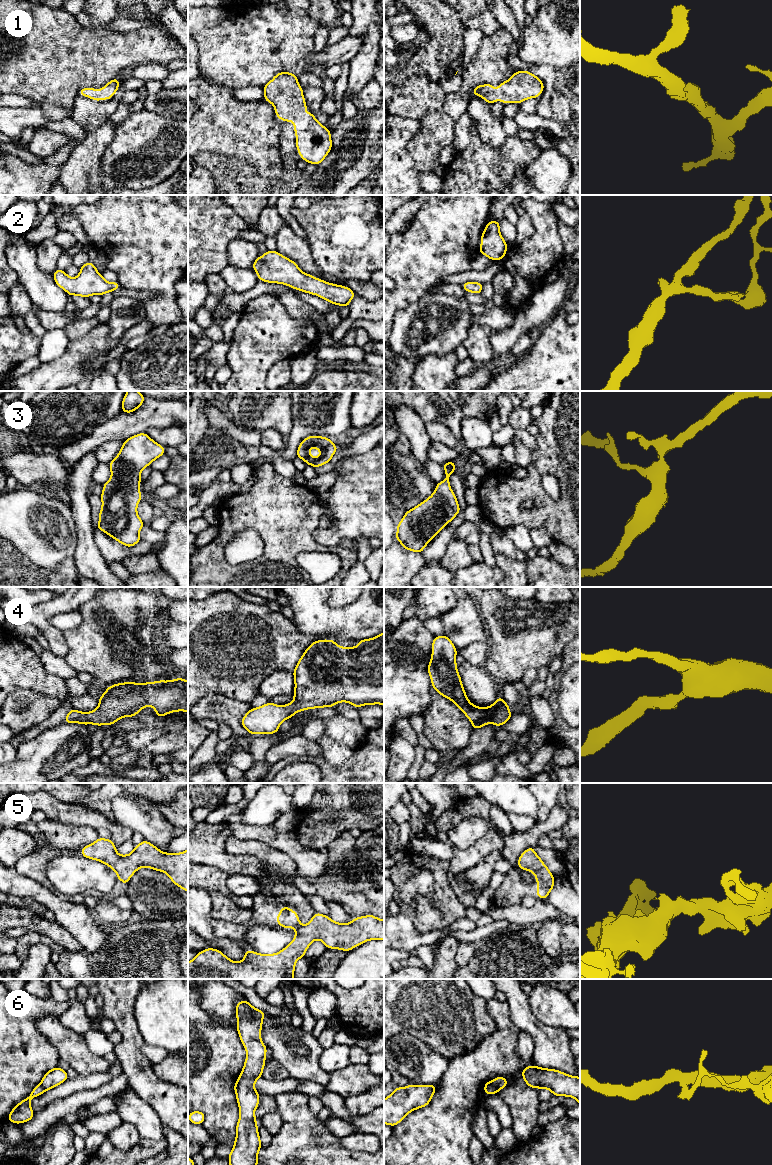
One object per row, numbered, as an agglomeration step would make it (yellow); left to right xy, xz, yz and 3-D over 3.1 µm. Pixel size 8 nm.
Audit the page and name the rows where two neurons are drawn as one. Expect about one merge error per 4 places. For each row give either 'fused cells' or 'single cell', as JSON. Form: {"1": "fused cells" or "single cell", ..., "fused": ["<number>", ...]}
{"1": "single cell", "2": "single cell", "3": "single cell", "4": "single cell", "5": "single cell", "6": "fused cells", "fused": ["6"]}

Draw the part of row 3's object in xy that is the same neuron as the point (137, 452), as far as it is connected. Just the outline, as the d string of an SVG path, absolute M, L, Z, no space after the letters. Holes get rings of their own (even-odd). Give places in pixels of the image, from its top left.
M147 433L134 435L124 441L117 457L108 463L112 475L103 485L100 496L102 508L97 529L127 547L132 547L141 541L139 532L145 525L137 514L137 505L142 500L139 490L141 471L164 453L165 447L153 441Z

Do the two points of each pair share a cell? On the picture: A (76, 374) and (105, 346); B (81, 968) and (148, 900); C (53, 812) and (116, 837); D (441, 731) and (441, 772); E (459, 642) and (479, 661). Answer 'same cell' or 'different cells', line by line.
A: same cell
B: different cells
C: same cell
D: different cells
E: different cells

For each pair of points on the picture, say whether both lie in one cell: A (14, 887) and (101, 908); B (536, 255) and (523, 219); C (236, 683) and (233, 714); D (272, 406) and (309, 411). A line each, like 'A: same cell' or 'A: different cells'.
A: different cells
B: different cells
C: different cells
D: different cells

